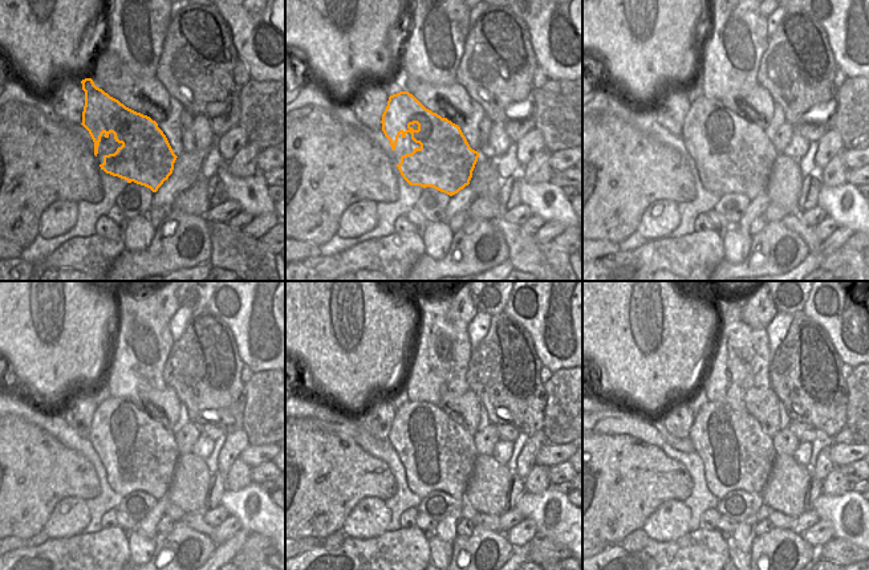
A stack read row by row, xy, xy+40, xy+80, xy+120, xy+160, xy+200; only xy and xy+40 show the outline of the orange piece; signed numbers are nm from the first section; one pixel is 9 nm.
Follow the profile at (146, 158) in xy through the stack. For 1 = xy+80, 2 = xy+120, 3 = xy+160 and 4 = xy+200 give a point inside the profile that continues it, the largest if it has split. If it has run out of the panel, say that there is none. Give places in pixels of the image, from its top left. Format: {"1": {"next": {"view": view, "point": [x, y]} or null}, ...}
{"1": {"next": {"view": "xy+80", "point": [742, 163]}}, "2": {"next": {"view": "xy+120", "point": [151, 455]}}, "3": {"next": {"view": "xy+160", "point": [449, 464]}}, "4": {"next": {"view": "xy+200", "point": [747, 468]}}}

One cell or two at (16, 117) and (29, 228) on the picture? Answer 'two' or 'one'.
one

